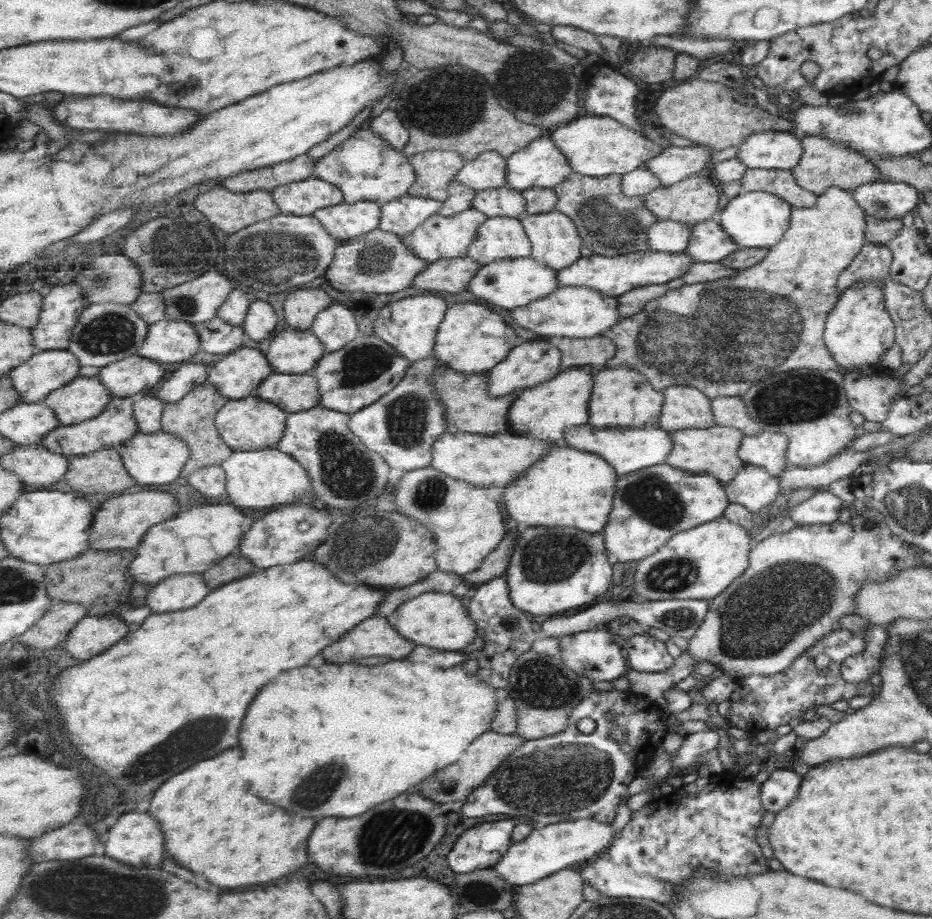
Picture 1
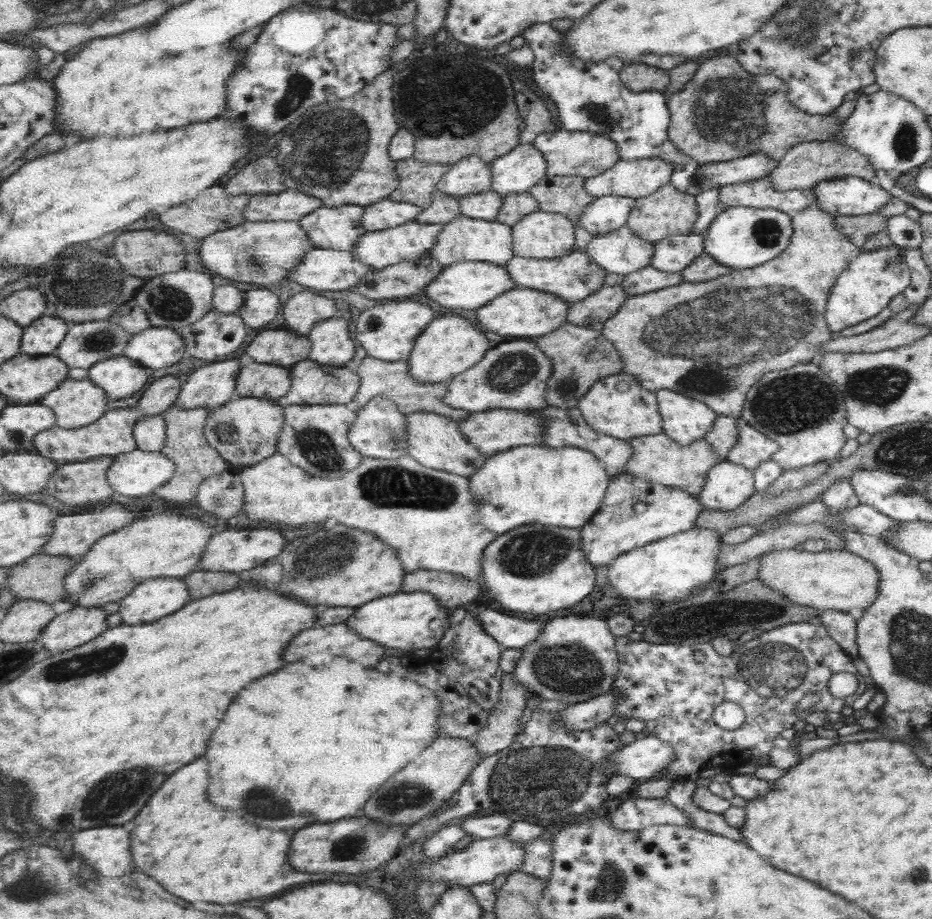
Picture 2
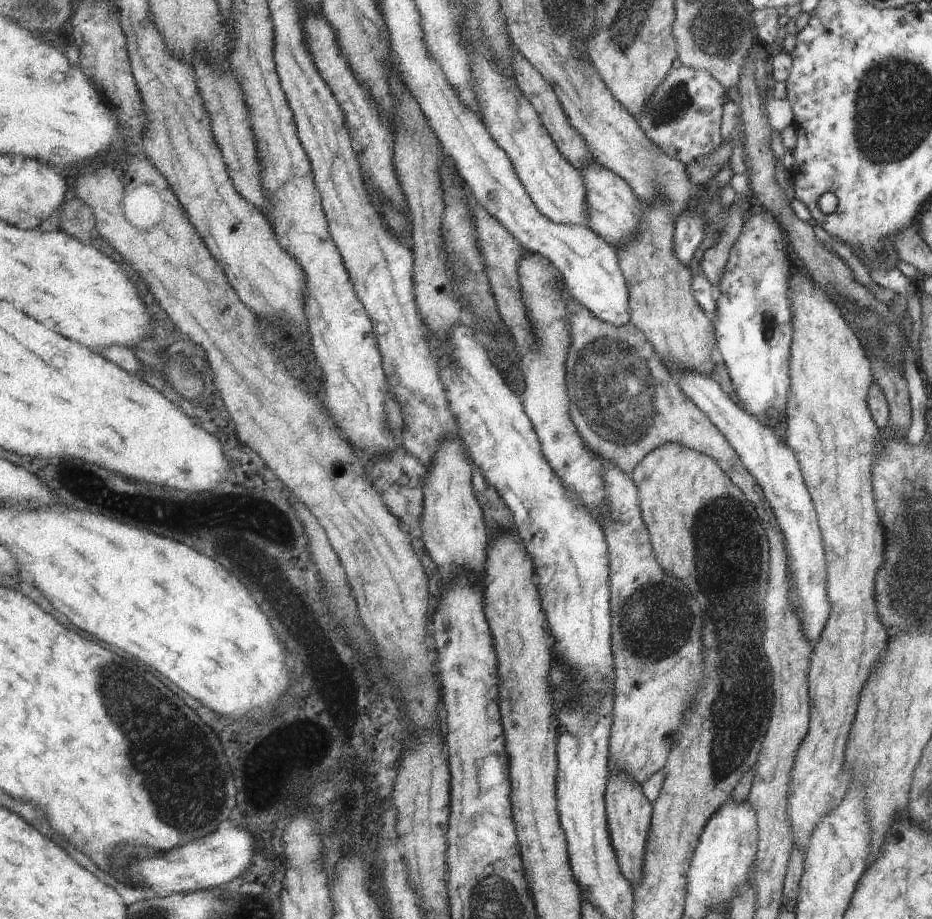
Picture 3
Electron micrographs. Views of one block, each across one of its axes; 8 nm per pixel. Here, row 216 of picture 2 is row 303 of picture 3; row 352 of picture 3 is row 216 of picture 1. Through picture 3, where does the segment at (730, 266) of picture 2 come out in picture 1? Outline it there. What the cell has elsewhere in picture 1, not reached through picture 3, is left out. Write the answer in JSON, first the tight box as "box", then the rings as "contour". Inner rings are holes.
{"box":[715,192,791,248],"contour":[[[741,192],[731,198],[723,210],[717,212],[715,220],[721,224],[723,232],[733,238],[739,248],[771,248],[781,242],[781,236],[789,228],[791,206],[769,192]]]}

